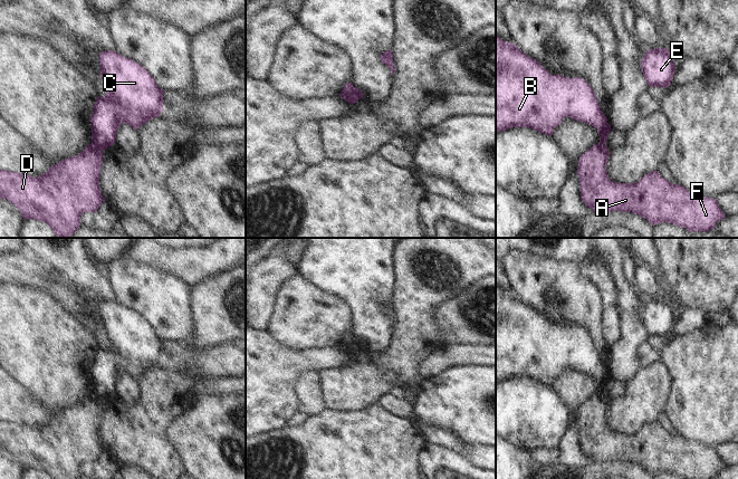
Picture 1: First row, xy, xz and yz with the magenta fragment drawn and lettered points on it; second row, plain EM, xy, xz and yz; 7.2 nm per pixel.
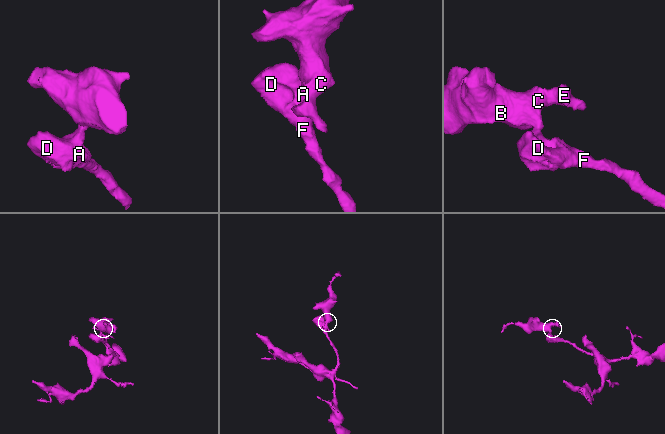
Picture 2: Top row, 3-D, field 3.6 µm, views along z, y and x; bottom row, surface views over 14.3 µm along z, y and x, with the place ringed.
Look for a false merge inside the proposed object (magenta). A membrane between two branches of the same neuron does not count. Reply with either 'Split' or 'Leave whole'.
Split.

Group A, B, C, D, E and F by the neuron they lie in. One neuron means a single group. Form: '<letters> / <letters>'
A D F / B C E

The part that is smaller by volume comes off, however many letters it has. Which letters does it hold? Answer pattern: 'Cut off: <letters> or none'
Cut off: B, C, E

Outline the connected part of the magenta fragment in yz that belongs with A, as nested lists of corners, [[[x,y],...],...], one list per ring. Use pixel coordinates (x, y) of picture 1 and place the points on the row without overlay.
[[[597,393],[579,406],[577,425],[582,451],[594,462],[632,462],[656,476],[668,472],[686,479],[713,479],[726,466],[718,456],[717,449],[691,442],[684,437],[663,429],[658,421],[645,424],[638,433],[612,432],[606,421],[610,401]]]

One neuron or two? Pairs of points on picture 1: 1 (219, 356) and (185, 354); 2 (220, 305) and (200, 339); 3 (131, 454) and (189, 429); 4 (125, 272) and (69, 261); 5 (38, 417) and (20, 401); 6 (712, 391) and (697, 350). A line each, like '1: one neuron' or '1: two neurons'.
1: one neuron
2: one neuron
3: two neurons
4: two neurons
5: one neuron
6: one neuron

